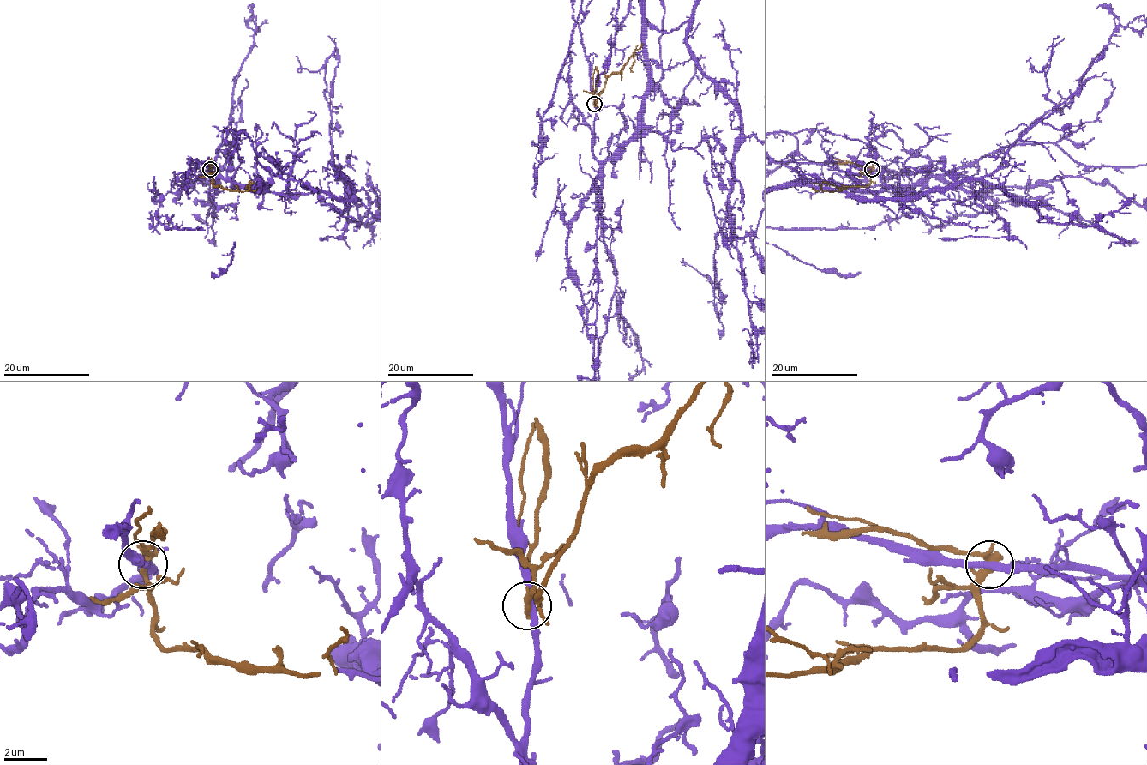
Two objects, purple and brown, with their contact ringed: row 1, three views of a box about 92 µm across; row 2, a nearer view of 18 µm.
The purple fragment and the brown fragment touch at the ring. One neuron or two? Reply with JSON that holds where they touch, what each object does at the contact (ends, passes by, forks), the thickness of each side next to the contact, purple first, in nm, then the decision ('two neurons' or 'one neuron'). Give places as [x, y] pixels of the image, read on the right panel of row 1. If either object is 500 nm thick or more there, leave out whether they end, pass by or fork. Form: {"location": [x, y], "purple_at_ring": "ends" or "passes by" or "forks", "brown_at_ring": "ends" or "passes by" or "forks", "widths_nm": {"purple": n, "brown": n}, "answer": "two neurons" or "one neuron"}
{"location": [872, 169], "purple_at_ring": "passes by", "brown_at_ring": "forks", "widths_nm": {"purple": 280, "brown": 280}, "answer": "two neurons"}

